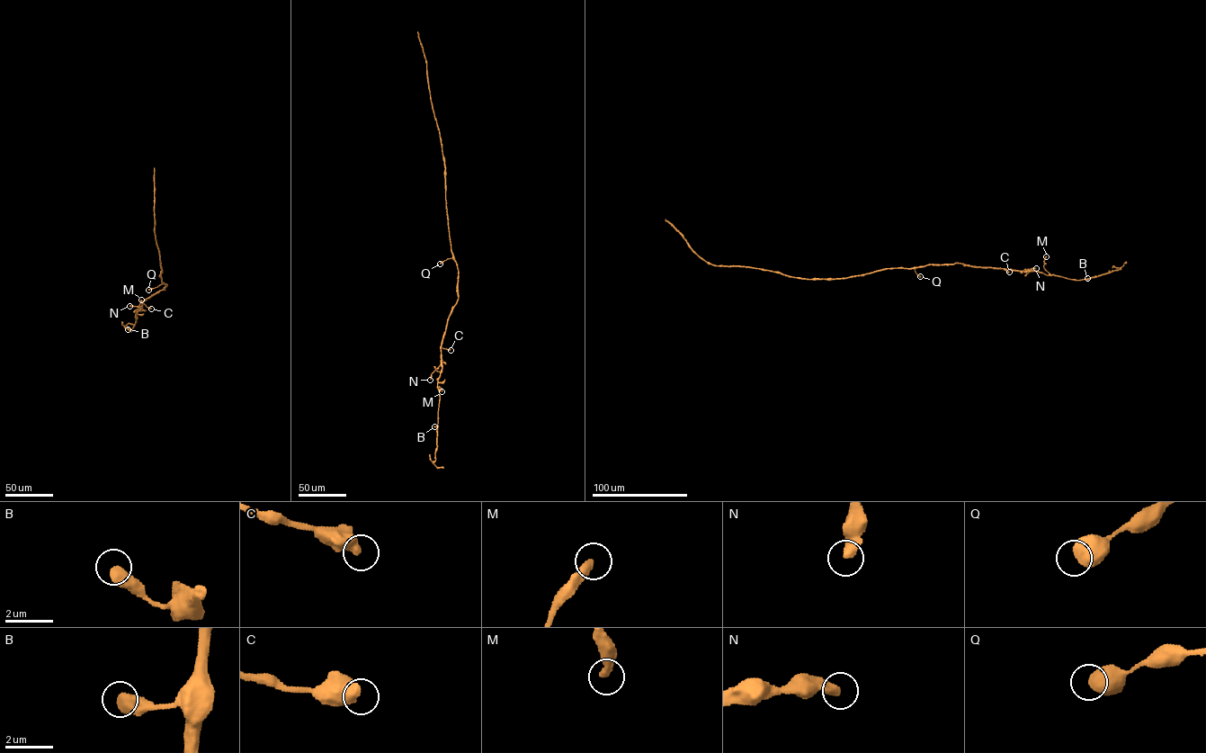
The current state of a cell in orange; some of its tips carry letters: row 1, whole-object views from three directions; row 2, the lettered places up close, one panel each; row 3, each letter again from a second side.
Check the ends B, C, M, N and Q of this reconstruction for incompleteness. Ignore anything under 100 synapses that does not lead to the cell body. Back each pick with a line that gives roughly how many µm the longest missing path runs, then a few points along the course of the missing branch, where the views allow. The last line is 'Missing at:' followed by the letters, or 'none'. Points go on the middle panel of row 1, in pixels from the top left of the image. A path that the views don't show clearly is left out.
Missing at: none

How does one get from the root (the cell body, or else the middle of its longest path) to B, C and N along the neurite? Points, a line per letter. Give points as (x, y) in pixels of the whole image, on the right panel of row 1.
B: (895, 268), (957, 263), (1036, 271), (1072, 279), (1087, 278)
C: (895, 268), (957, 263), (1004, 269), (1009, 272)
N: (895, 268), (955, 263), (1022, 271), (1036, 268)

